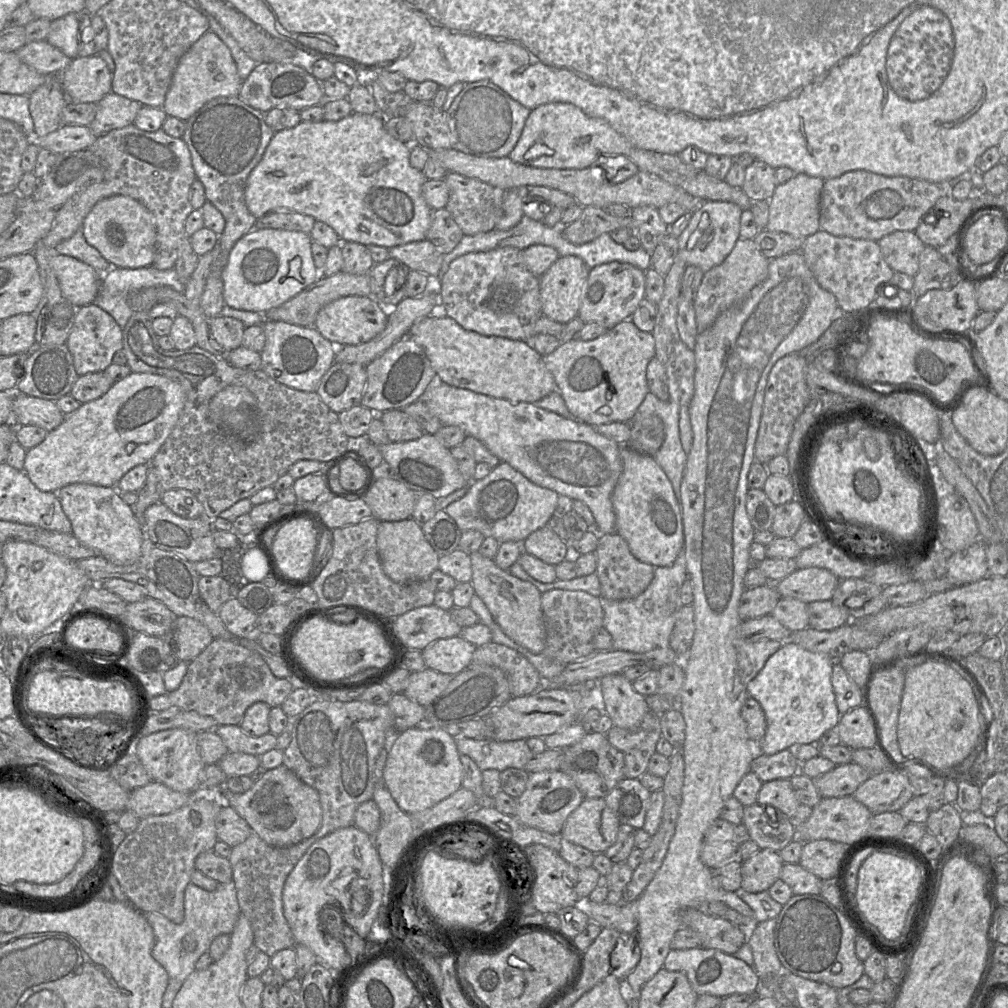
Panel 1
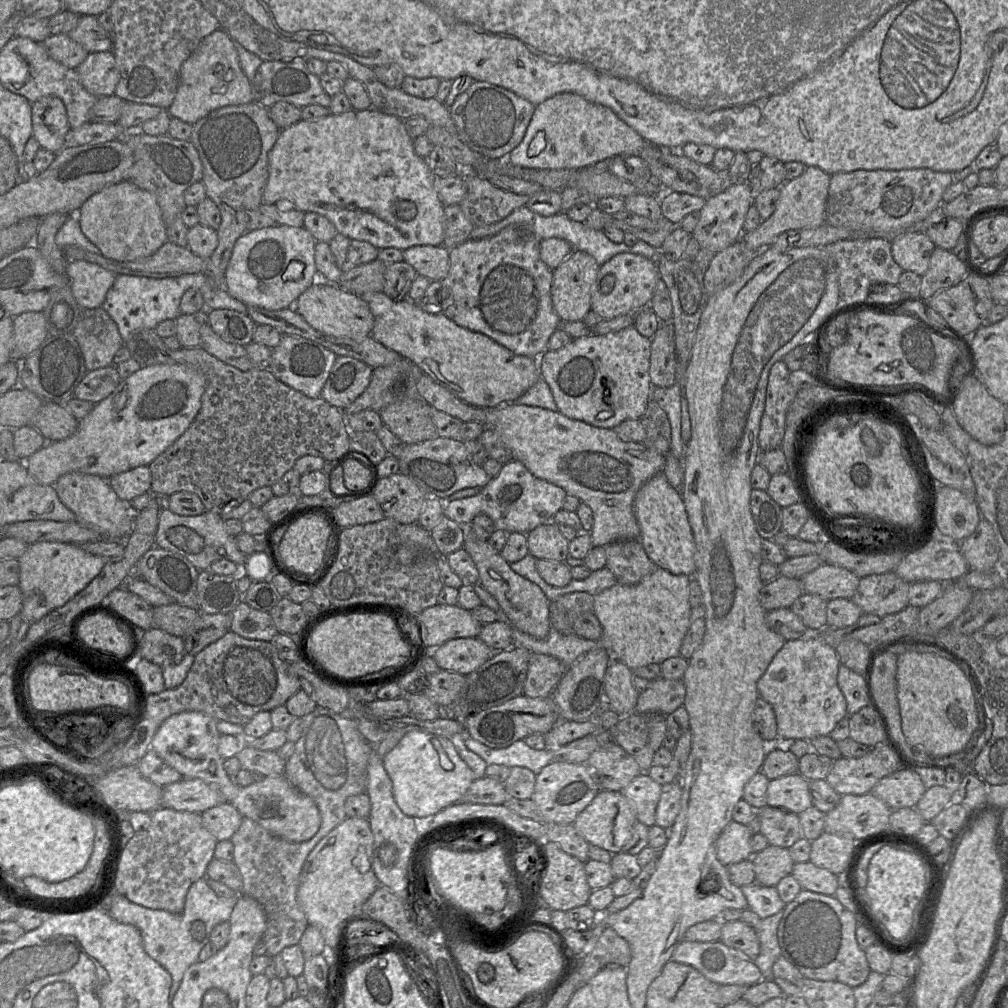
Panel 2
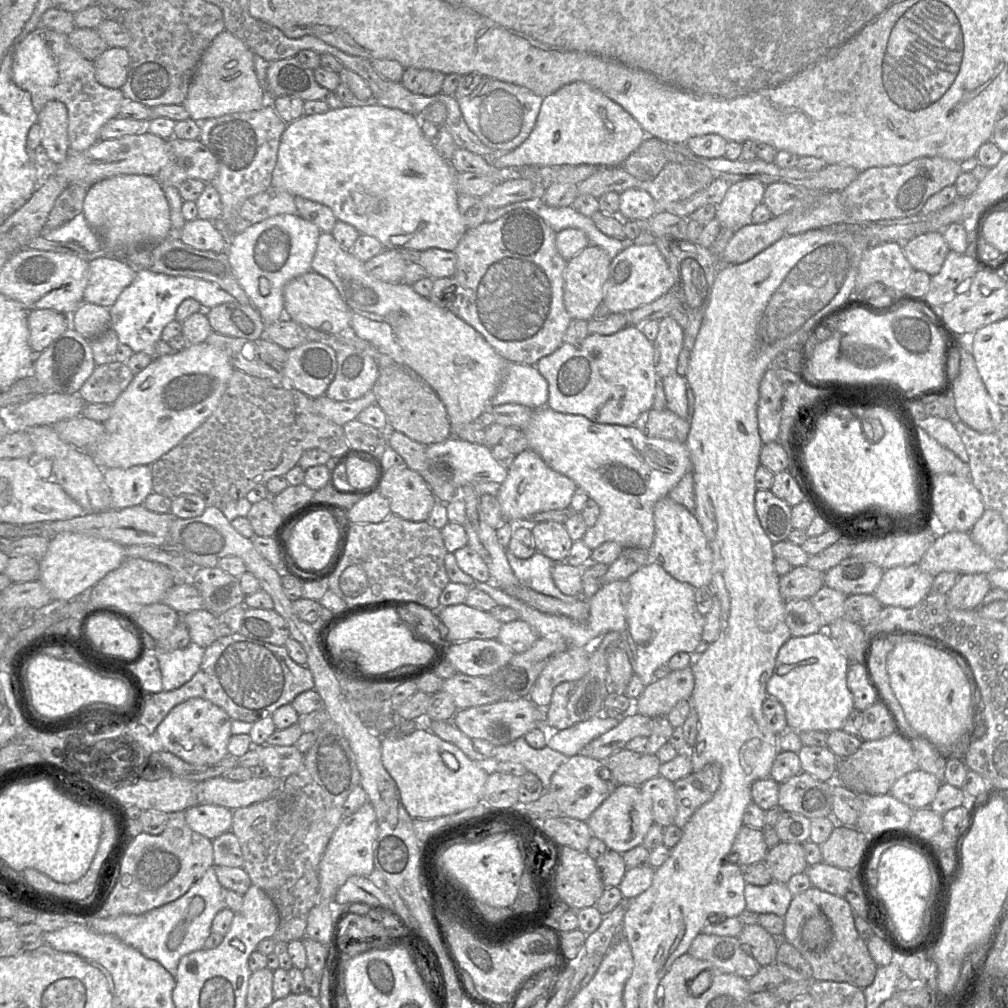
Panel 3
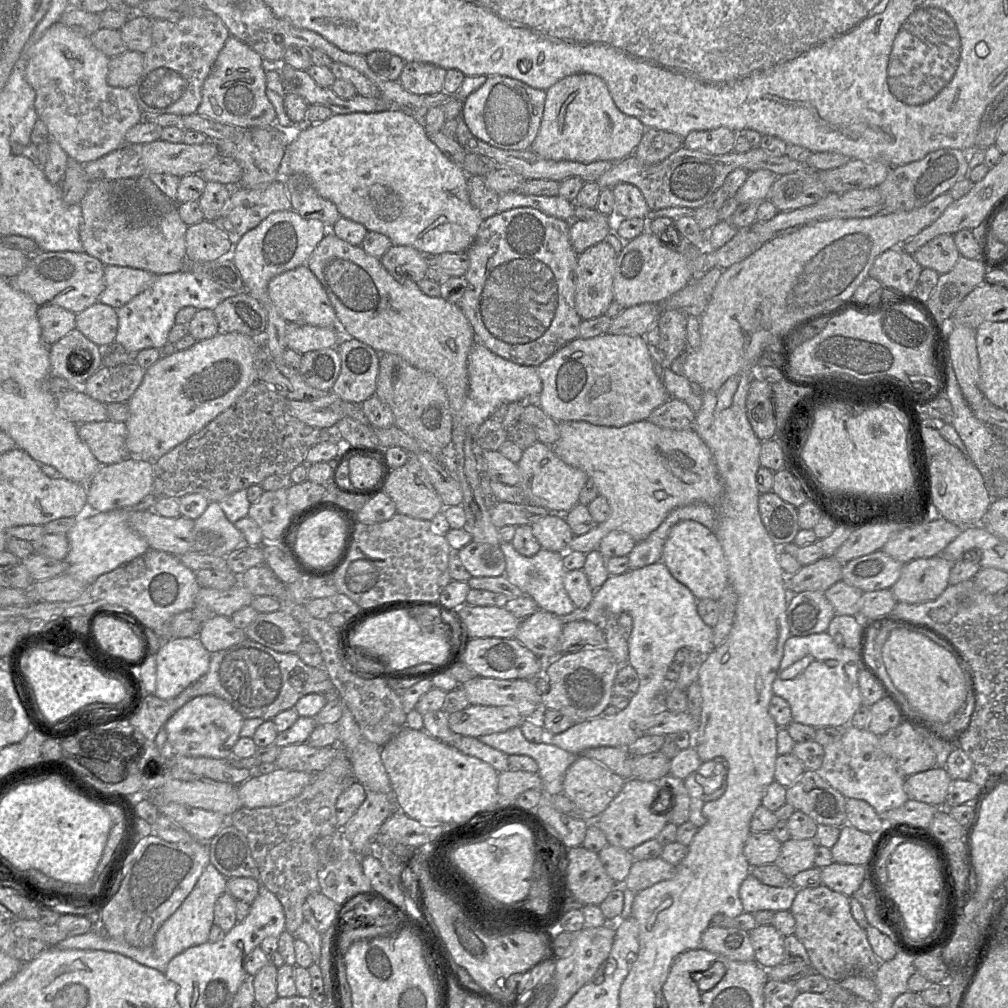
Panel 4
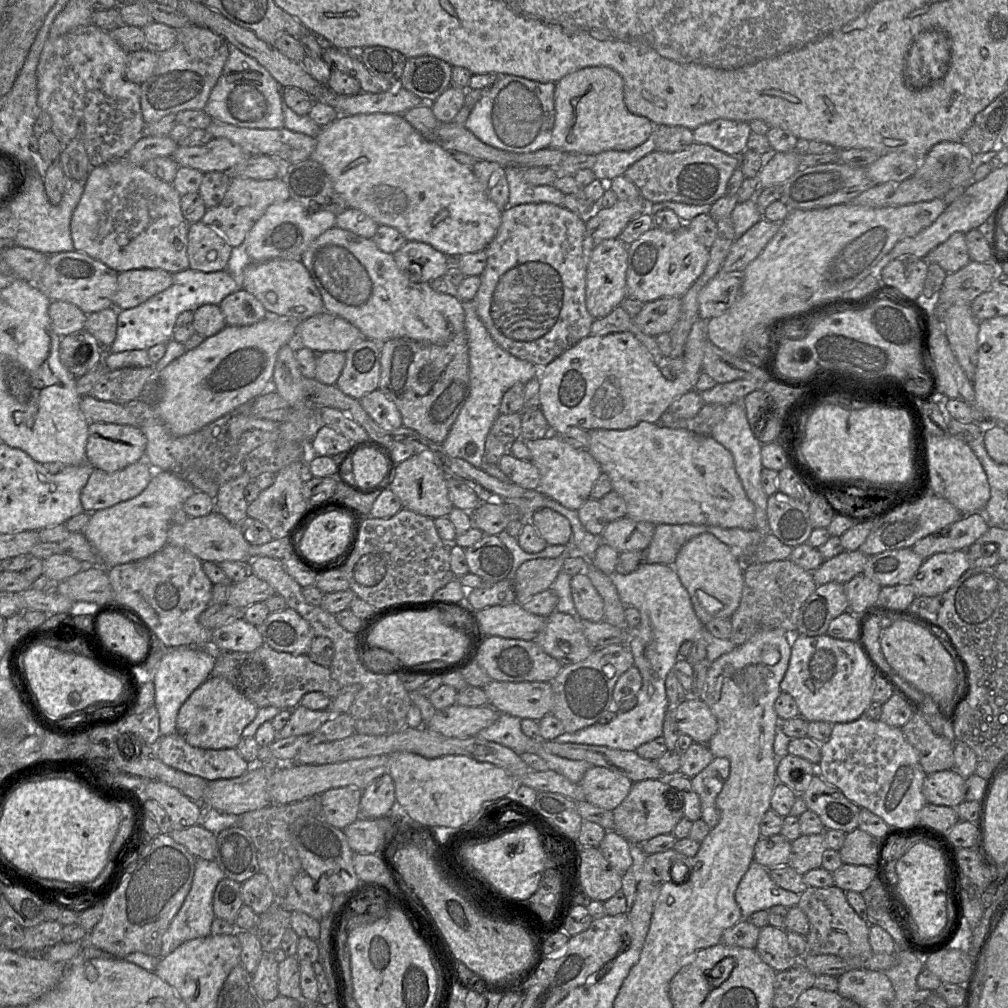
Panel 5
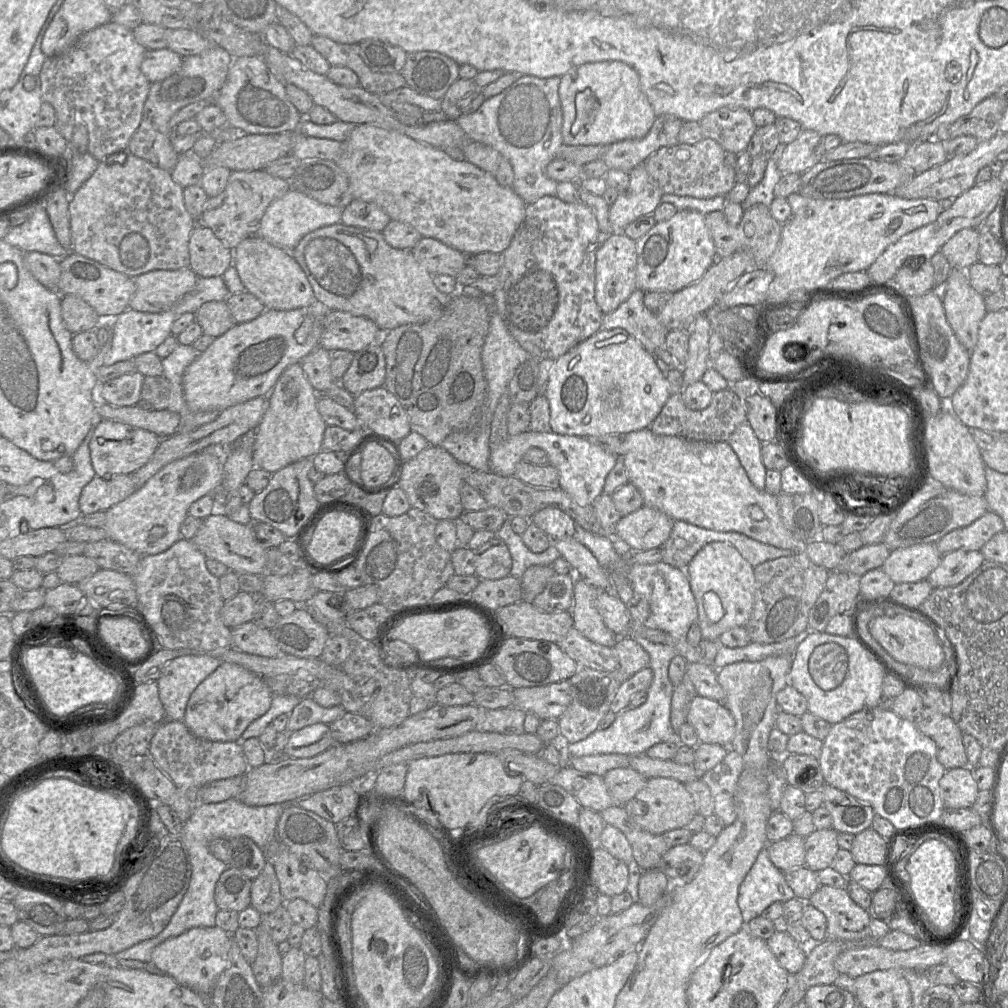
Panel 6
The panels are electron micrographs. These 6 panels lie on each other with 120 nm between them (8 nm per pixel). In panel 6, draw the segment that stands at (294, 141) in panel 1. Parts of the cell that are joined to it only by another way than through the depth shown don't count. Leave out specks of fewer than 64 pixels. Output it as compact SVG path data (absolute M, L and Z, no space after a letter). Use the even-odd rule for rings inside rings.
M359 124L351 131L348 138L341 142L342 153L334 162L345 172L348 177L350 190L354 199L371 202L385 211L391 220L400 221L414 227L422 237L435 238L444 244L459 250L467 256L474 256L483 252L502 253L510 244L514 233L525 217L526 203L515 193L512 187L500 185L493 175L482 170L468 160L458 161L451 158L443 149L430 144L422 143L395 130L386 129L374 124Z

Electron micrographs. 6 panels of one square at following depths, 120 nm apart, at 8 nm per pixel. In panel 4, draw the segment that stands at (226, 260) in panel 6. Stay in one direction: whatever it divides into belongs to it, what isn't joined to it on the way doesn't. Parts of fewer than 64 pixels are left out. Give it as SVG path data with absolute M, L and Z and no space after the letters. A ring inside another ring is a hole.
M202 221L187 227L186 254L193 261L212 261L227 254L231 242L213 221Z

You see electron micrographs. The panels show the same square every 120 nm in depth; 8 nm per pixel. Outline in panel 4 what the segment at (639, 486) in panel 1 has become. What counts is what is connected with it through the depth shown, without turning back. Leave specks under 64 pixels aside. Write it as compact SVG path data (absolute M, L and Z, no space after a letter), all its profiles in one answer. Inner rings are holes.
M683 520L672 527L664 544L661 561L674 578L691 590L697 600L718 600L729 586L728 566L721 543L713 531L696 521Z

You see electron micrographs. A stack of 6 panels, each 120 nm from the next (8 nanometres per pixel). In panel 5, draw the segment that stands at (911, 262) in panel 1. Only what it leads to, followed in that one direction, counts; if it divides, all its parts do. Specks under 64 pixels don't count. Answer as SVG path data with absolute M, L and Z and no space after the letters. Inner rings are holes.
M953 233L944 243L930 251L924 259L928 264L939 265L947 274L957 272L971 262L965 234Z

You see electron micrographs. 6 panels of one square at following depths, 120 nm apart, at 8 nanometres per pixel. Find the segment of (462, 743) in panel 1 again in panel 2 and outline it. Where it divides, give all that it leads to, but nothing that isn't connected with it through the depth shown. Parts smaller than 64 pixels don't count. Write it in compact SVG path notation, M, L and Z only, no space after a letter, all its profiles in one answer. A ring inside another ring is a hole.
M465 735L468 749L479 755L487 765L500 764L508 767L524 767L537 775L543 767L553 762L553 751L530 748L524 740L518 740L506 748L490 748Z

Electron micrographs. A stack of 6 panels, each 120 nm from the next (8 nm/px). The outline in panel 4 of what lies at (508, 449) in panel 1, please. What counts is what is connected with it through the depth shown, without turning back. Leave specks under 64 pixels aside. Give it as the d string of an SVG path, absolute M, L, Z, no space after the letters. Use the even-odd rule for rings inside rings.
M648 420L622 427L599 426L585 421L564 421L559 423L559 438L550 446L563 462L589 476L599 494L607 499L611 509L606 521L581 536L574 536L569 545L571 551L587 554L598 549L601 540L614 530L626 532L640 542L656 530L674 509L692 503L716 505L722 496L723 485L714 457L693 428L672 430L659 427Z

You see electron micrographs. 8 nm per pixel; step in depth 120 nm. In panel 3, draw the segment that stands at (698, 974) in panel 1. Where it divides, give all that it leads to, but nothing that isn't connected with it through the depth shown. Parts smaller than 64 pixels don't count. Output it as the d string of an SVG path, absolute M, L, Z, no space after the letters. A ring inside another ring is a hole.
M699 933L687 953L714 964L723 972L743 978L754 976L762 966L742 947L737 937Z

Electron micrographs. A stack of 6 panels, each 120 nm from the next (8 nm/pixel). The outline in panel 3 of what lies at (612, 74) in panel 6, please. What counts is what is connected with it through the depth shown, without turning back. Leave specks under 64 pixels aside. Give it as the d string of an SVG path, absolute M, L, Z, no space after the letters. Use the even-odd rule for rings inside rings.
M576 81L543 97L536 124L529 137L519 147L500 156L499 161L505 168L514 169L562 165L618 167L638 149L645 137L641 125L618 103L590 84Z

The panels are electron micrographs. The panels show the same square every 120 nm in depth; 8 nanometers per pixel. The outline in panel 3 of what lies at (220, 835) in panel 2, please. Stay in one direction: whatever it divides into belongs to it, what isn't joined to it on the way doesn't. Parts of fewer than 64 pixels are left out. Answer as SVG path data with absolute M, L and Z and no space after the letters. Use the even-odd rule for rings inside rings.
M198 804L184 811L184 816L193 831L214 840L231 830L232 813L233 810L219 805Z

